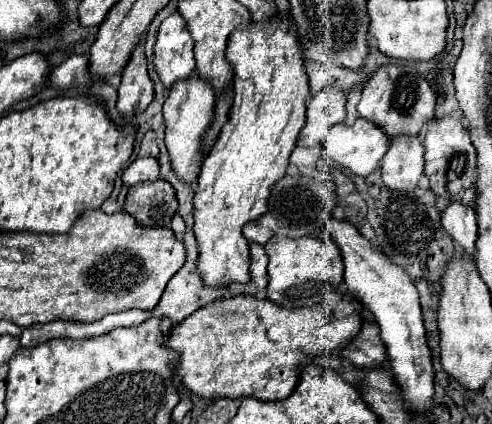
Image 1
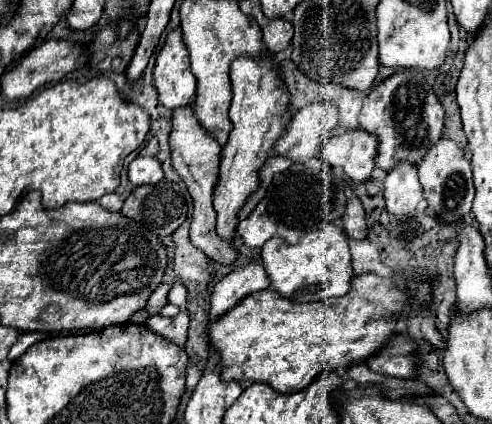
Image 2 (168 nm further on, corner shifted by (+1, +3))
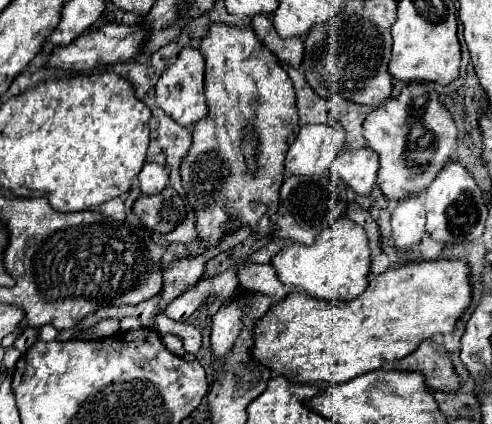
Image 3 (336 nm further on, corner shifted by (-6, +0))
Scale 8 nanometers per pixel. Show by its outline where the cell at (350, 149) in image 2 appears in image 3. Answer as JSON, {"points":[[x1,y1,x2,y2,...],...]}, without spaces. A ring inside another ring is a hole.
{"points":[[372,148,342,150,336,156,332,170,356,194,370,194,376,184,376,174,378,174,378,154]]}

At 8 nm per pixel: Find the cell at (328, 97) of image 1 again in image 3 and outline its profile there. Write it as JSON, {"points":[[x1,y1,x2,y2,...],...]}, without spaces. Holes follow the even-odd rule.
{"points":[[342,124,302,126,286,154,286,170,298,176,320,176,342,150,344,134]]}

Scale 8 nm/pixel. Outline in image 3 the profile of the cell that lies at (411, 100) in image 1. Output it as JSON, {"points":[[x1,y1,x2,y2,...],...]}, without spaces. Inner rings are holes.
{"points":[[428,82,406,84,396,98,372,110,364,120,364,138,380,156,378,186,384,196,400,200,408,192,422,192,456,152,456,136,458,130,448,108,444,108]]}

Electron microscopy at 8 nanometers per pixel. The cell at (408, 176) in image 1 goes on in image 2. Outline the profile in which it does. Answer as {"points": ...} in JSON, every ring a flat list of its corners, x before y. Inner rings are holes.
{"points":[[399,163,385,179,385,203,387,211,401,221,407,221,417,211,419,201,423,199,423,189,417,179,417,167,409,163]]}

